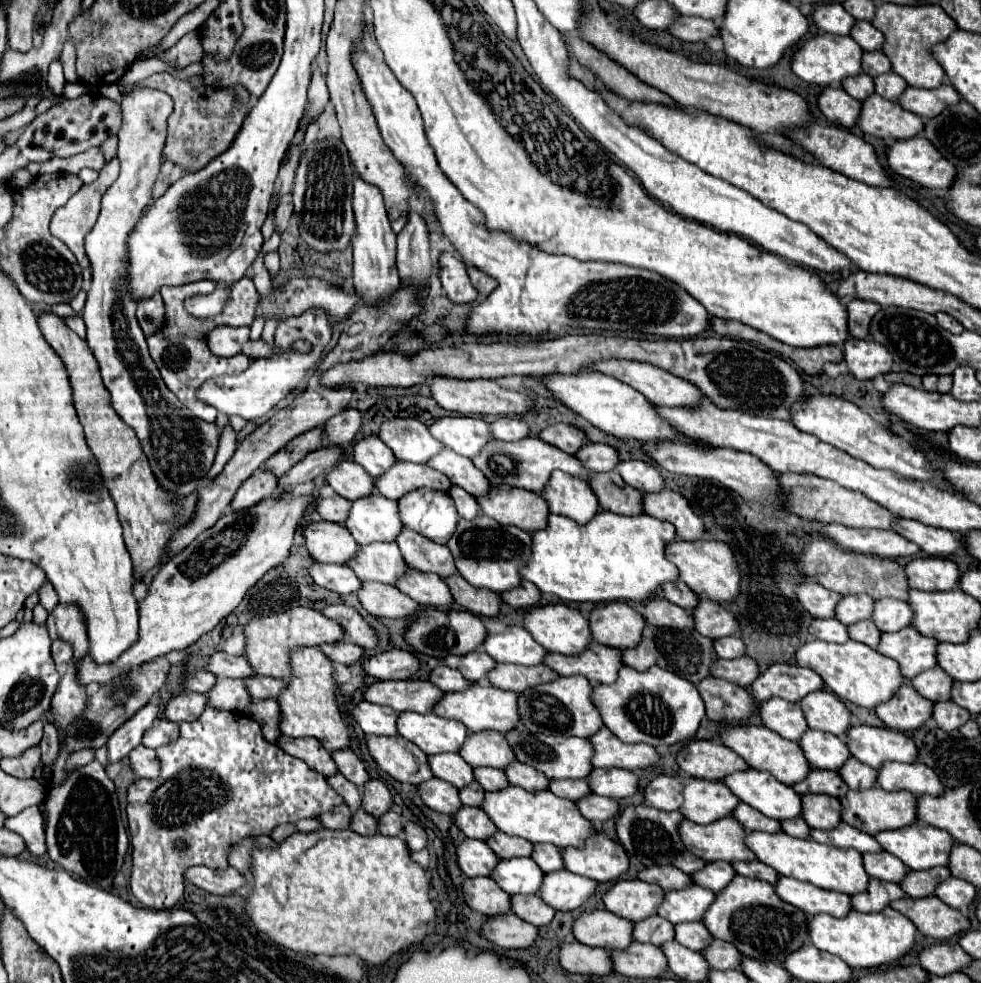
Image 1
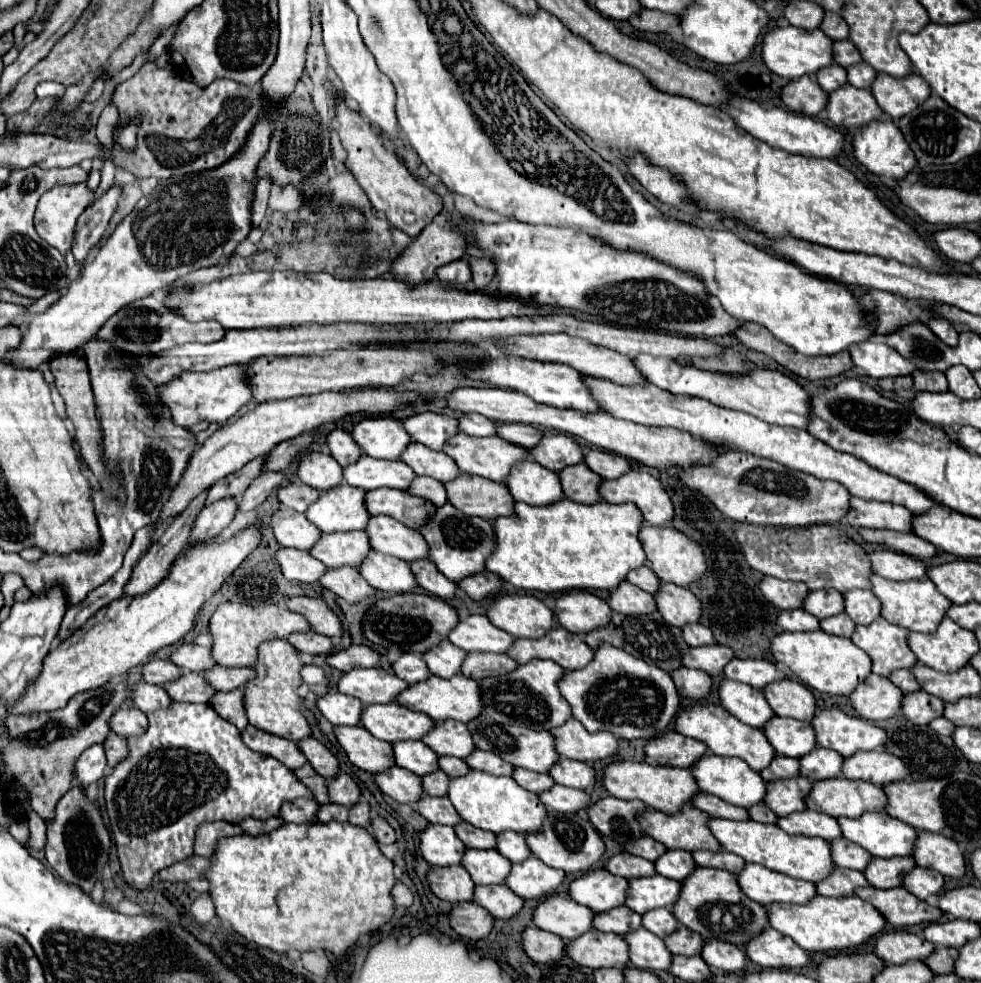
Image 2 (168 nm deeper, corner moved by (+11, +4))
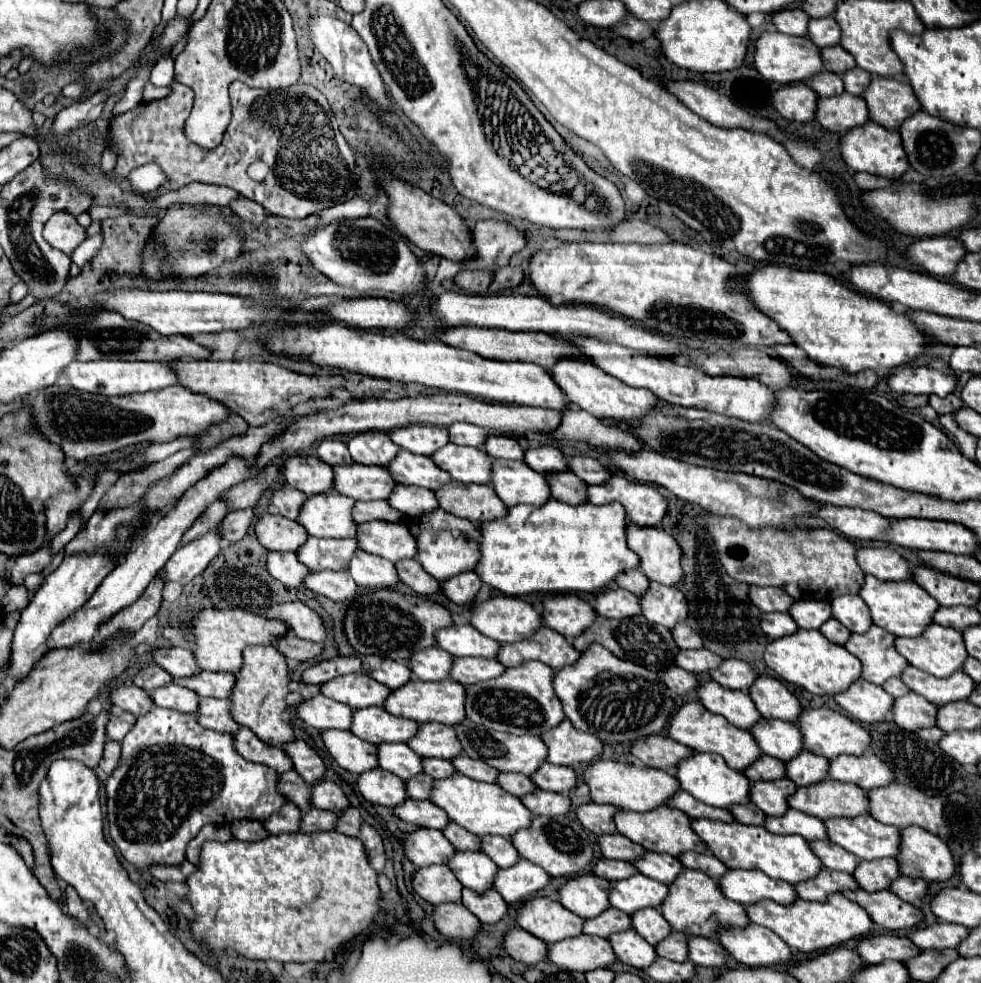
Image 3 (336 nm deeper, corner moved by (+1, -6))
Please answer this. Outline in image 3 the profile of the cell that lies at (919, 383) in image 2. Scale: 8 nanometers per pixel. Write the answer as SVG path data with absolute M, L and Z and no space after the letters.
M950 394L950 396L946 396L946 398L938 398L938 396L930 396L930 406L936 410L936 414L954 414L954 412L958 412L964 404L962 404L962 400L958 398L958 396L954 396L954 394Z

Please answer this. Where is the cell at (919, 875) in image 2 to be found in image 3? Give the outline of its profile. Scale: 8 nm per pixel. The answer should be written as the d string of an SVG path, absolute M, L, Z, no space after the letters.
M898 876L896 880L892 880L890 884L890 892L894 892L898 898L902 898L904 902L916 902L926 894L928 884L924 880L916 880L916 878L908 878L908 876Z

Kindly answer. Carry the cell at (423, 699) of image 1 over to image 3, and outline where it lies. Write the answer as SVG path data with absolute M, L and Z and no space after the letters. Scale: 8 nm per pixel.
M344 674L336 676L324 684L320 684L320 692L326 698L336 702L348 704L350 708L368 708L368 706L382 706L384 698L392 692L384 684L376 682L368 674Z

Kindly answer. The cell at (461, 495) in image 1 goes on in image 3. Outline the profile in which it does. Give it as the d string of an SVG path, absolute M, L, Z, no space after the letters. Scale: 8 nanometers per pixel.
M396 484L392 496L388 496L386 502L406 516L422 516L438 508L438 500L436 496L432 496L432 490L416 486L408 488L404 484Z

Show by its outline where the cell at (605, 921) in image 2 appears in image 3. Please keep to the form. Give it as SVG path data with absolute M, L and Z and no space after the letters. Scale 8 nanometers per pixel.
M606 908L600 916L596 918L588 918L584 922L582 932L584 934L592 934L592 936L610 936L614 932L622 932L622 930L630 930L630 916L620 912L618 908Z

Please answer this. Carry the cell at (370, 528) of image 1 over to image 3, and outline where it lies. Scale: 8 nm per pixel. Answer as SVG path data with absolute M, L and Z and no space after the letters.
M322 492L308 496L296 522L302 524L308 536L316 538L354 538L356 522L352 520L354 500L342 494Z

